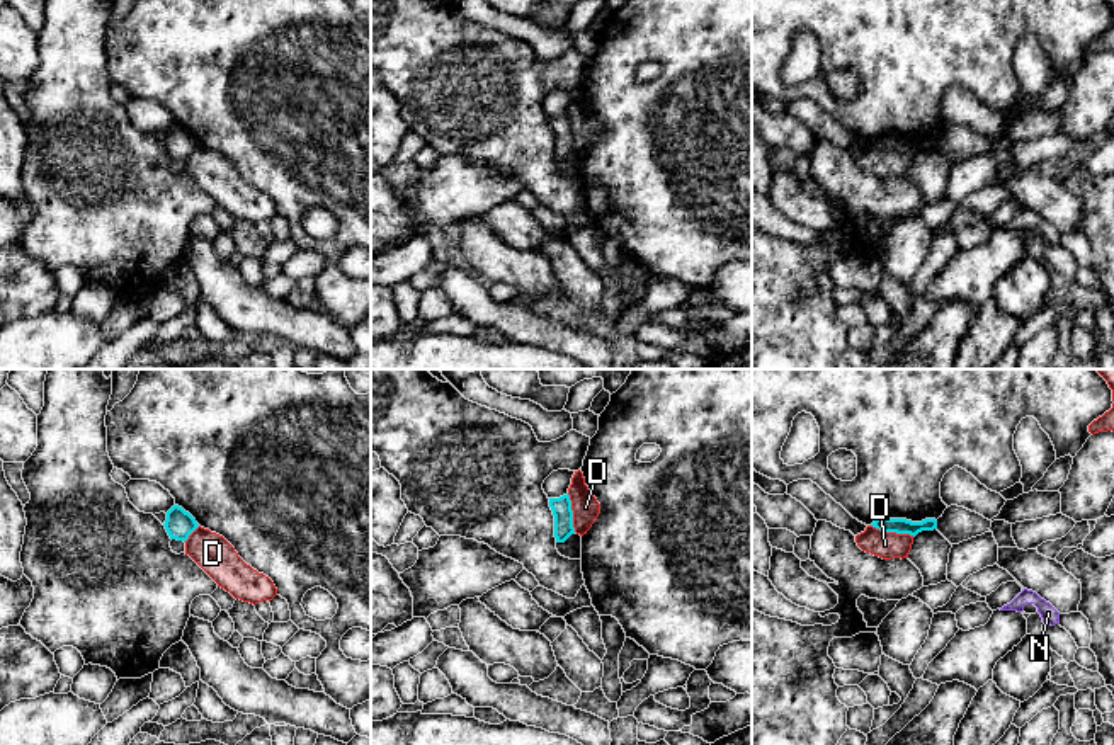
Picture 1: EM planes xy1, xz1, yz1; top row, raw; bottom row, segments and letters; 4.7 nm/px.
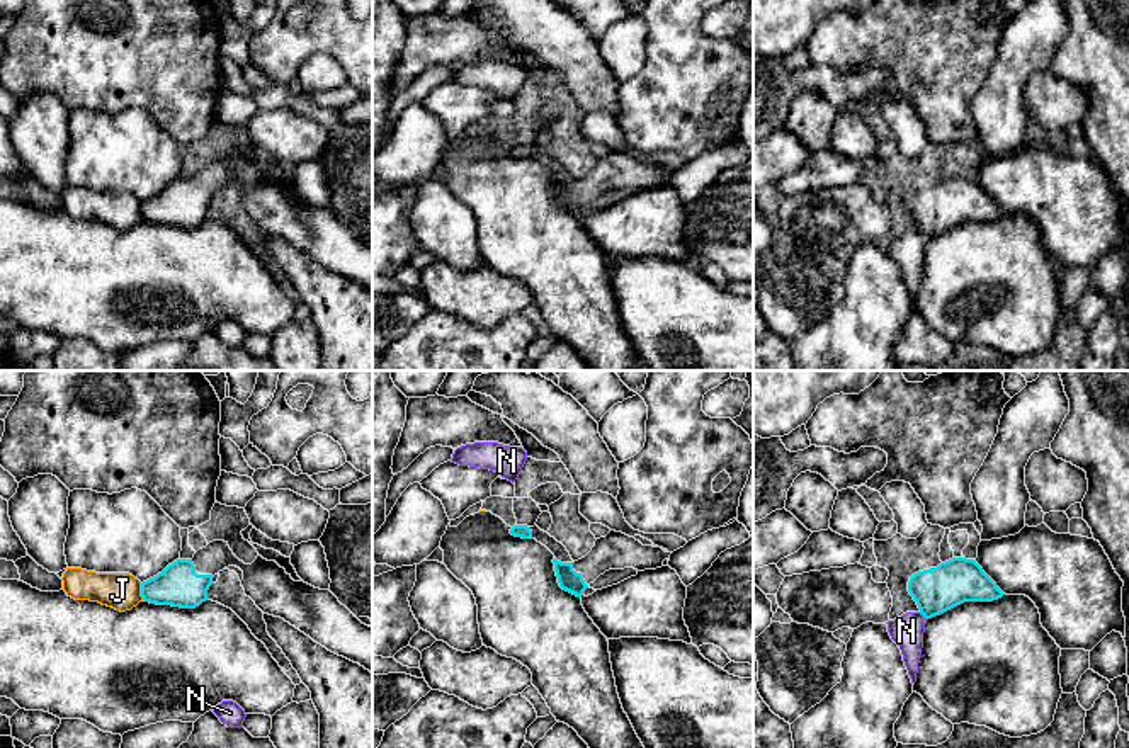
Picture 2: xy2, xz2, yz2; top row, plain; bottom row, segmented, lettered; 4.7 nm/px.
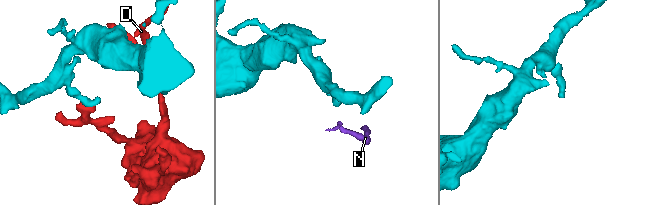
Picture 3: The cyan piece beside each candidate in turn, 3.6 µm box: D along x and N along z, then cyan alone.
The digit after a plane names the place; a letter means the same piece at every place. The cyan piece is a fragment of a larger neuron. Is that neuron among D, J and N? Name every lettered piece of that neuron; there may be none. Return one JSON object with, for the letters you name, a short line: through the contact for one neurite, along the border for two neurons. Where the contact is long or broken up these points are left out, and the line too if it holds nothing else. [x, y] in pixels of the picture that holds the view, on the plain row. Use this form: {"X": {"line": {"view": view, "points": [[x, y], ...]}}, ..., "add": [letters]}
{"add": []}

